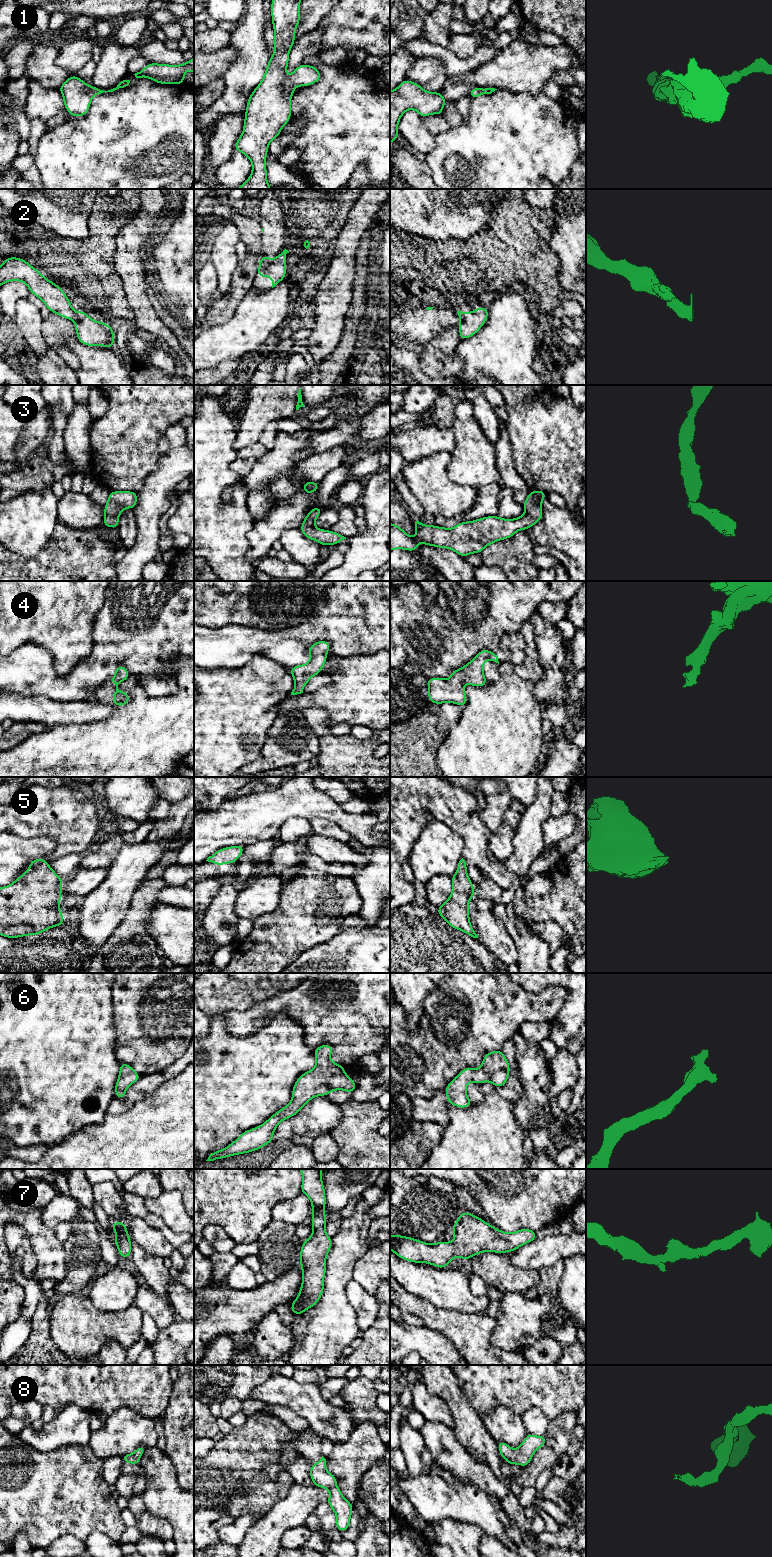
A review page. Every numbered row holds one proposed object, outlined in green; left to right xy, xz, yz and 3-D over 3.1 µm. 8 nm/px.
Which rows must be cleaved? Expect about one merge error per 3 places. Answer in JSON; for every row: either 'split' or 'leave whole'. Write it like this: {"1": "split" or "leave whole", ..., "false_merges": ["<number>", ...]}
{"1": "leave whole", "2": "split", "3": "leave whole", "4": "leave whole", "5": "leave whole", "6": "leave whole", "7": "leave whole", "8": "leave whole", "false_merges": ["2"]}

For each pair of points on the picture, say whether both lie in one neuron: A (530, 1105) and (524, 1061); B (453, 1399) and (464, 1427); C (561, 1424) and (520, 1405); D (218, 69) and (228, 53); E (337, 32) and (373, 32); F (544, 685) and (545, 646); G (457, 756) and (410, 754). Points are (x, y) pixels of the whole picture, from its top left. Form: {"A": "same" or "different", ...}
{"A": "same", "B": "same", "C": "different", "D": "same", "E": "same", "F": "same", "G": "different"}

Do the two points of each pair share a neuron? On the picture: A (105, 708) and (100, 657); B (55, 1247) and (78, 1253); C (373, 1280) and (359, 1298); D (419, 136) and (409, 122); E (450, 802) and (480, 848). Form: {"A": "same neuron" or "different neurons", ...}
{"A": "different neurons", "B": "different neurons", "C": "different neurons", "D": "same neuron", "E": "same neuron"}

